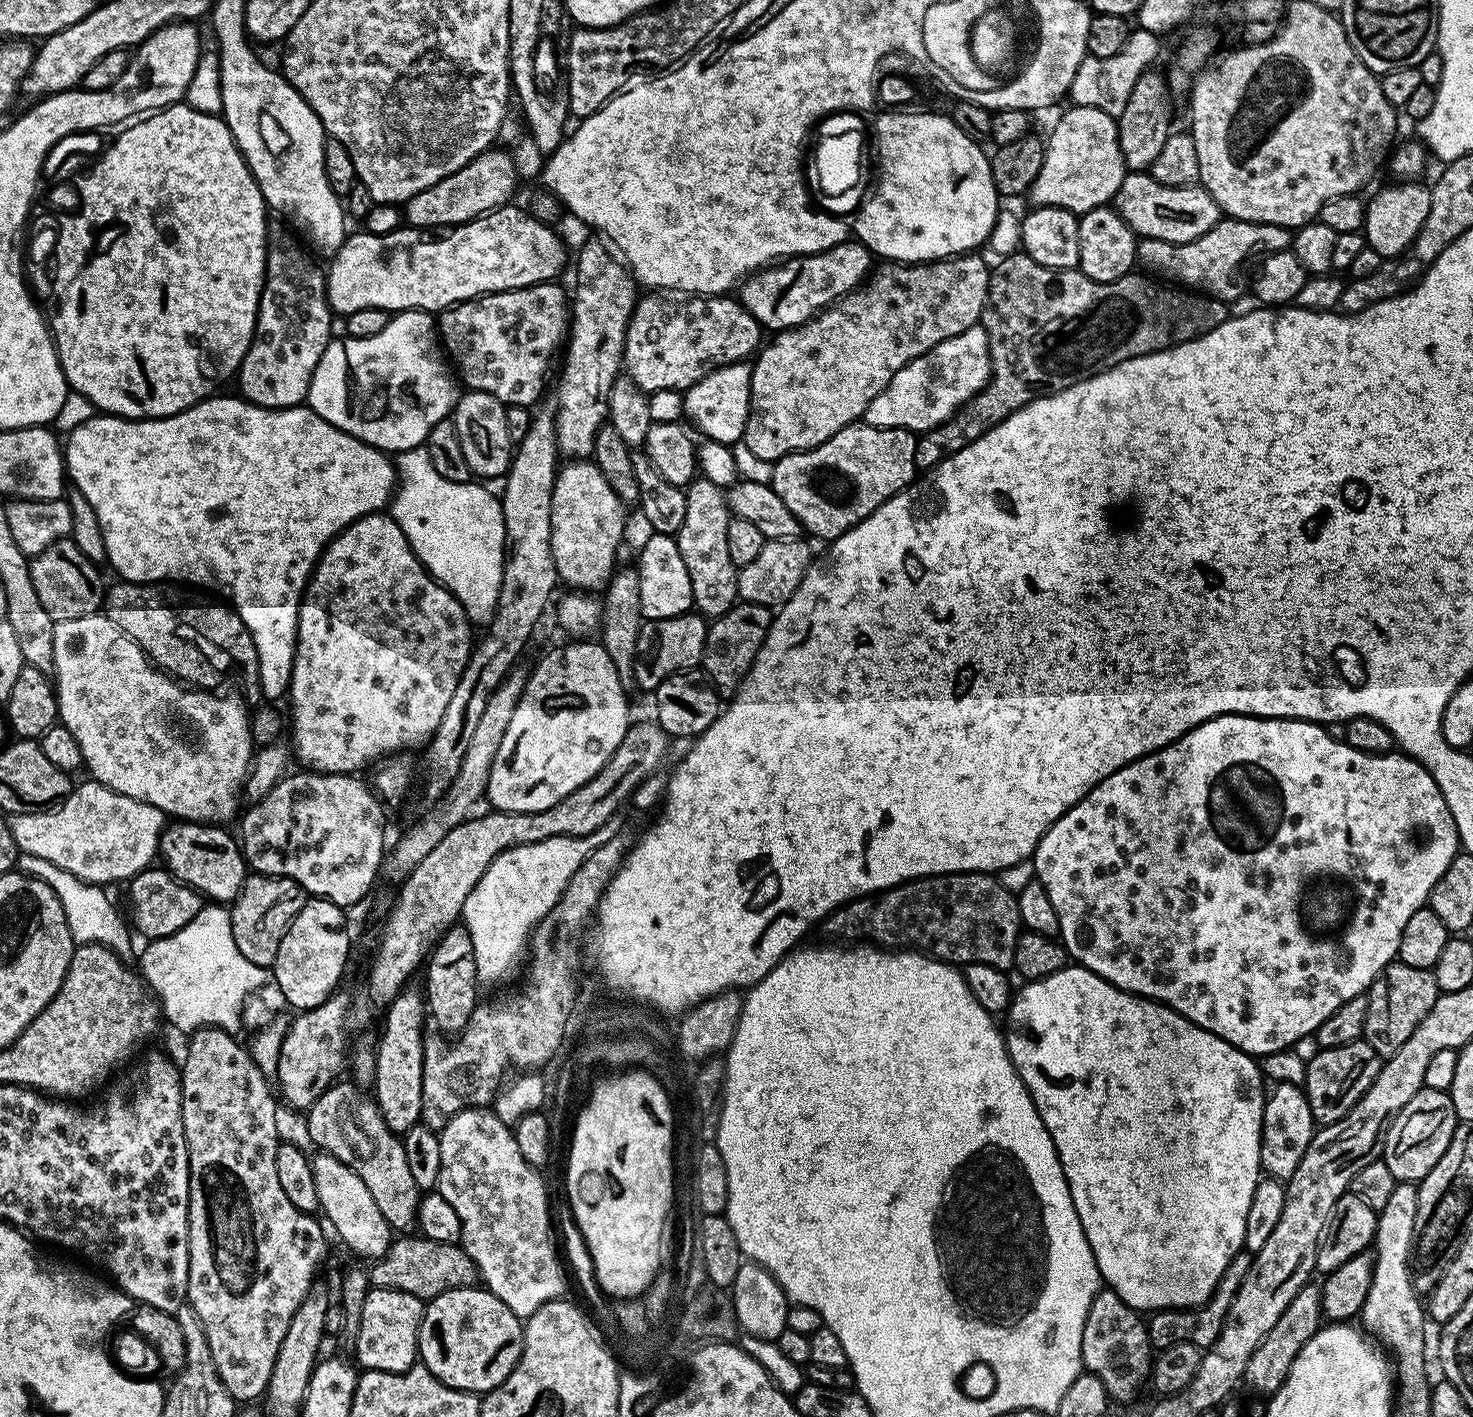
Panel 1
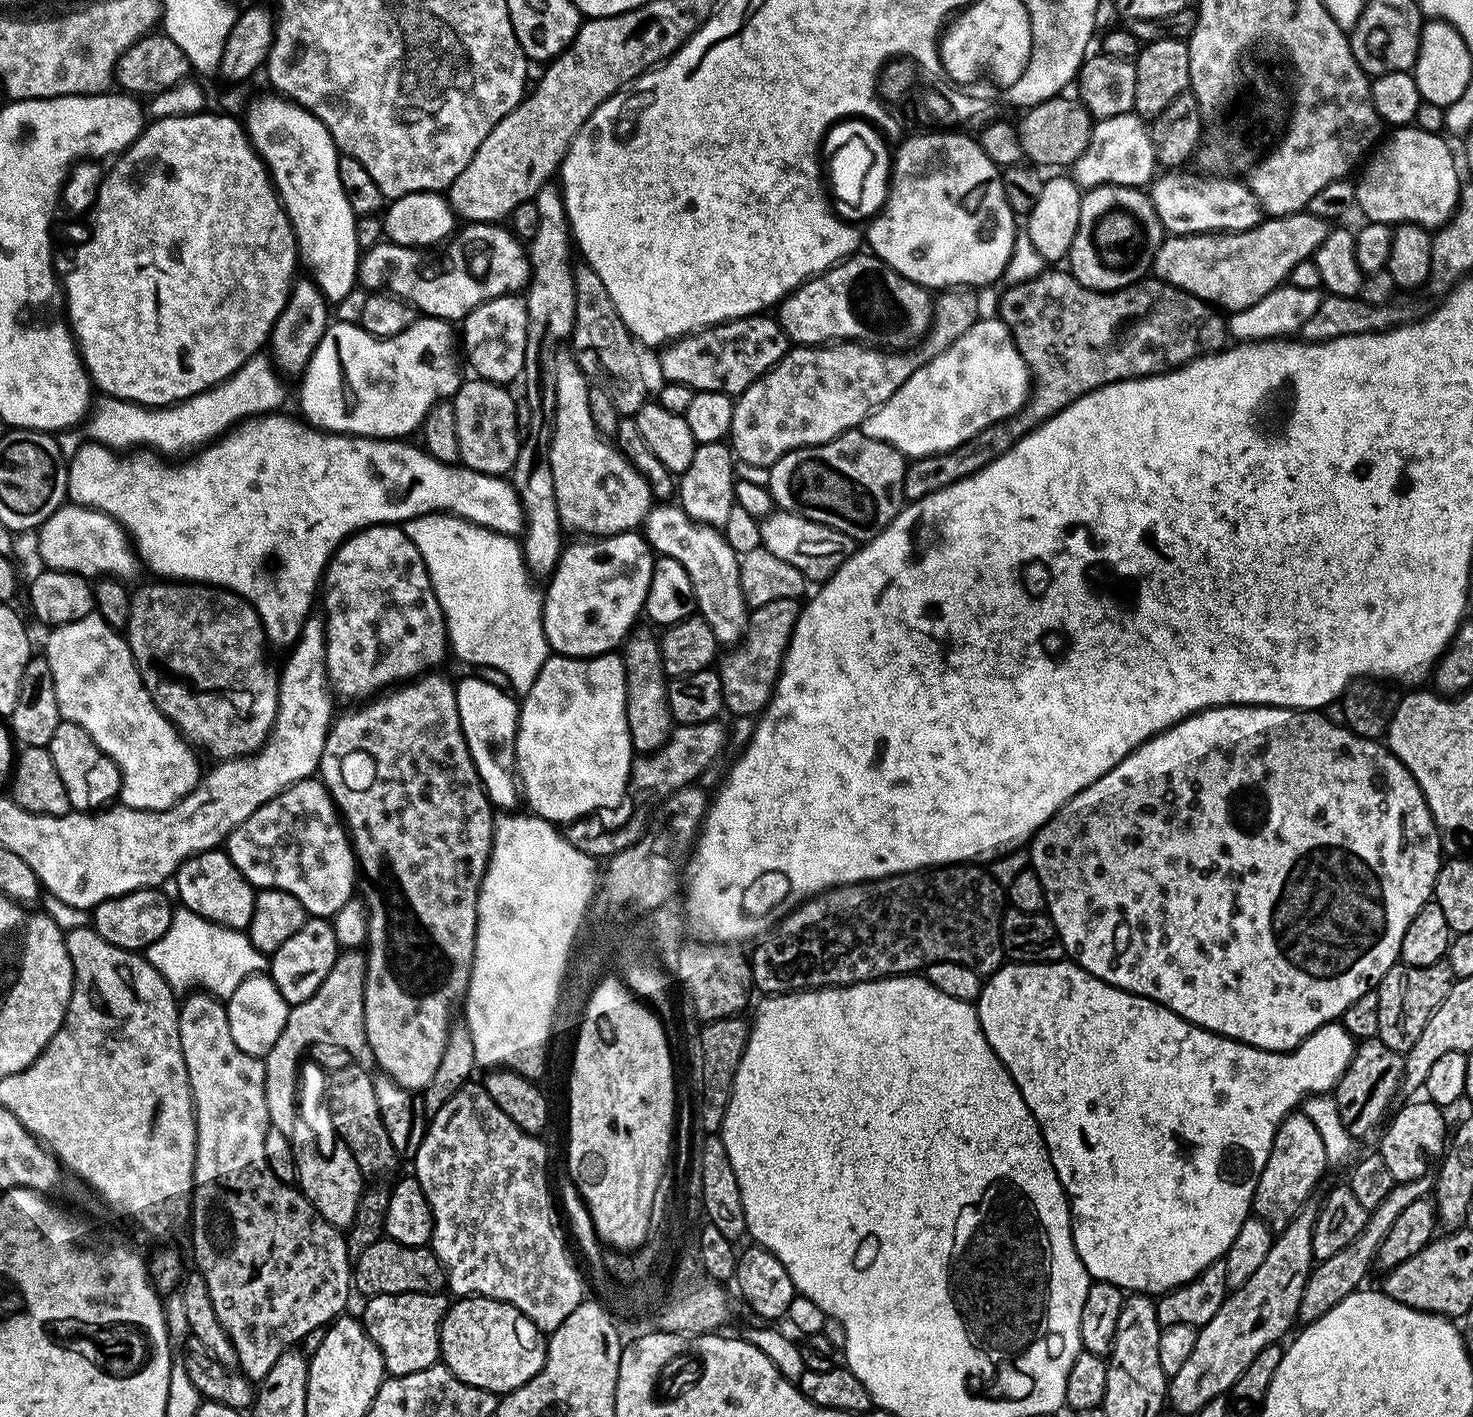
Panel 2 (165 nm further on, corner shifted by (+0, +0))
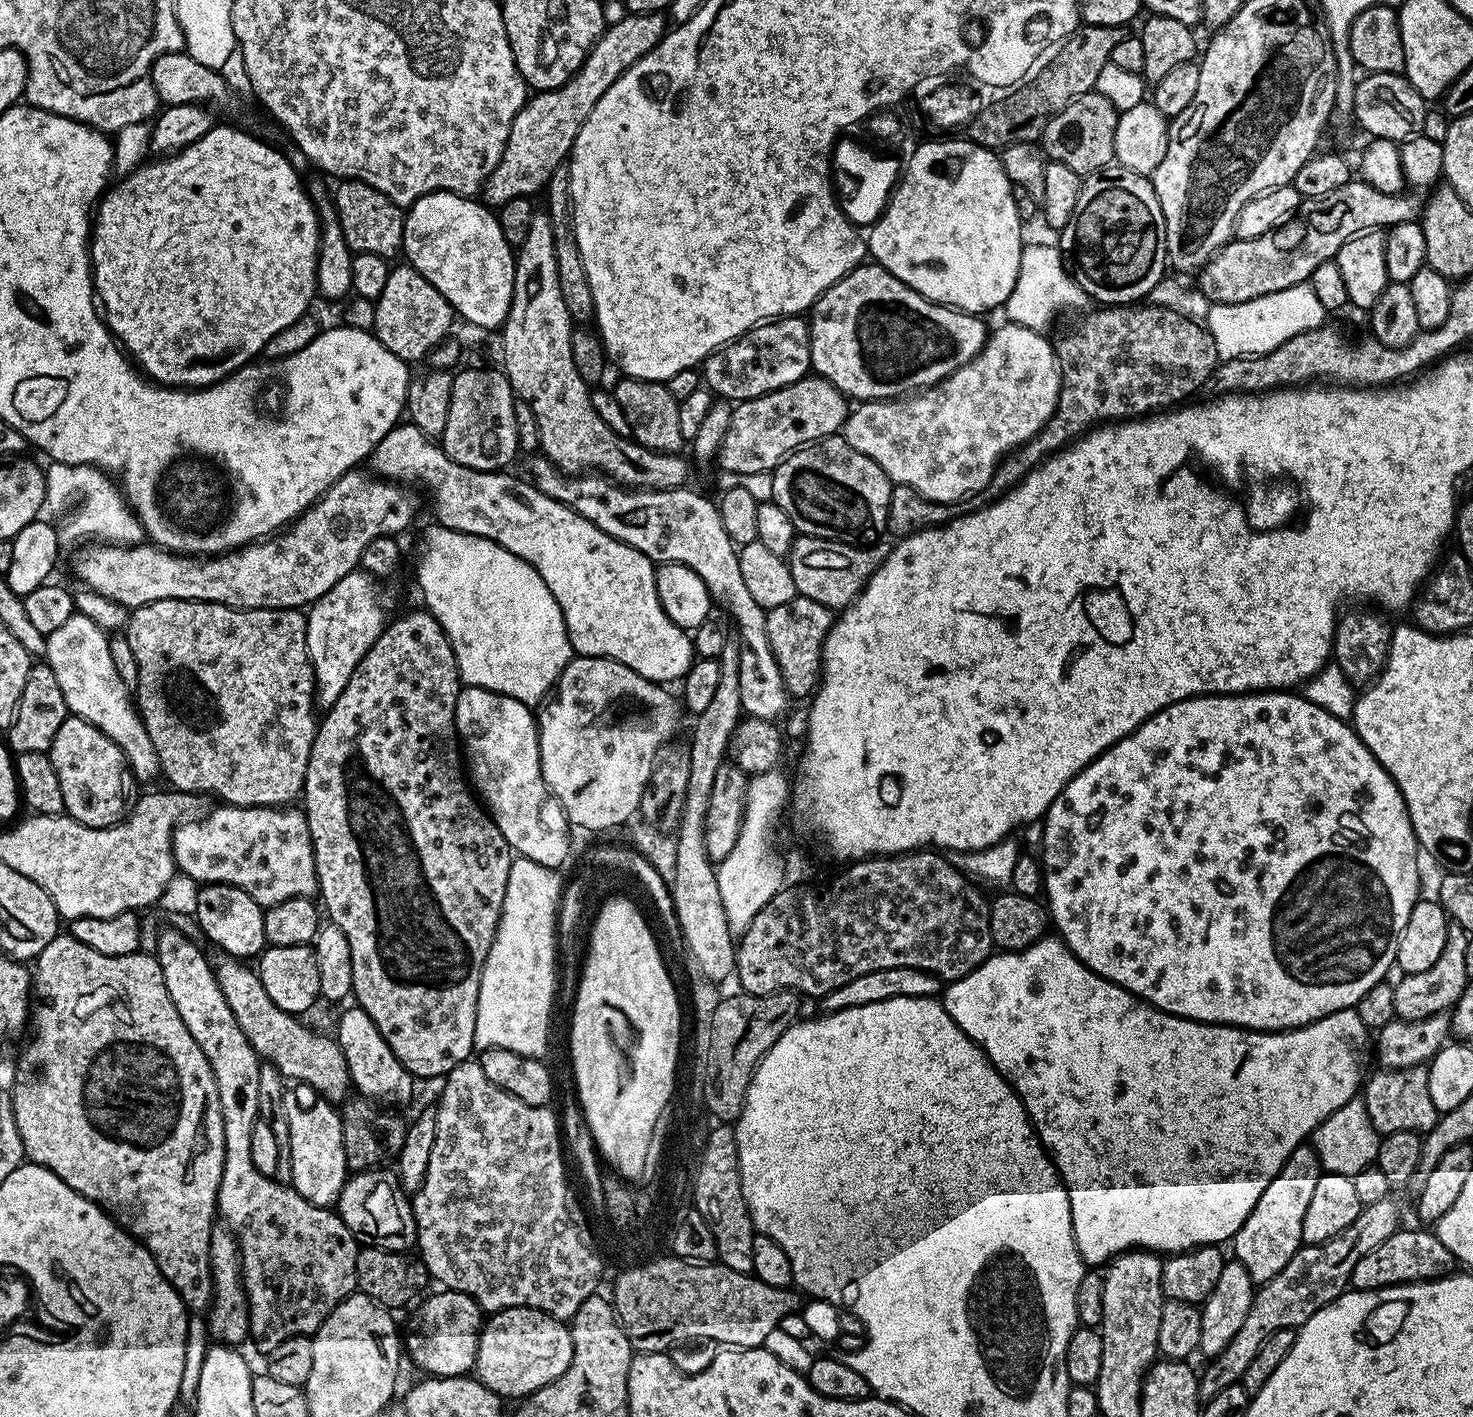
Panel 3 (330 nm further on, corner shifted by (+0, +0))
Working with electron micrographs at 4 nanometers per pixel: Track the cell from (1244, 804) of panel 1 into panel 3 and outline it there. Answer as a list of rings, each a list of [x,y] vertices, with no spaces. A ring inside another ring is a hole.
[[[1269,690],[1266,692],[1245,692],[1243,694],[1221,694],[1218,696],[1192,696],[1182,702],[1174,702],[1166,706],[1158,714],[1154,714],[1142,726],[1135,728],[1129,736],[1122,738],[1112,748],[1106,749],[1094,762],[1090,762],[1072,781],[1054,798],[1042,820],[1044,826],[1044,842],[1042,845],[1042,871],[1044,873],[1043,895],[1048,895],[1046,907],[1050,913],[1051,923],[1058,933],[1059,939],[1067,944],[1073,952],[1091,970],[1102,978],[1122,986],[1127,992],[1175,1016],[1185,1016],[1187,1020],[1202,1020],[1206,1024],[1231,1024],[1234,1028],[1246,1028],[1253,1032],[1283,1032],[1289,1028],[1302,1028],[1321,1020],[1324,1016],[1334,1014],[1343,1008],[1355,1008],[1356,1003],[1370,990],[1370,986],[1381,983],[1388,971],[1393,971],[1398,950],[1398,938],[1402,930],[1406,930],[1406,918],[1410,918],[1410,910],[1416,905],[1420,892],[1420,856],[1421,849],[1416,842],[1414,826],[1410,822],[1410,814],[1406,810],[1406,802],[1388,771],[1381,766],[1378,758],[1374,758],[1371,750],[1360,741],[1351,723],[1334,718],[1334,714],[1326,714],[1318,706],[1314,706],[1303,695],[1293,694],[1288,690]]]

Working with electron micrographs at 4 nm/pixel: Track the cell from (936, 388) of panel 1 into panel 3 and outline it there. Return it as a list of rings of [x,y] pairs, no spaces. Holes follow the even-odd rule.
[[[1004,322],[997,332],[993,331],[989,335],[988,341],[984,343],[984,348],[969,364],[954,370],[954,374],[950,374],[944,380],[939,380],[937,384],[931,384],[928,388],[919,389],[895,400],[869,400],[857,403],[848,413],[848,421],[844,424],[842,435],[845,440],[850,442],[850,446],[854,446],[854,450],[858,450],[862,454],[866,454],[866,458],[878,462],[878,466],[882,466],[882,470],[888,475],[893,485],[910,486],[923,494],[925,500],[932,500],[935,504],[956,504],[963,496],[968,496],[971,492],[983,493],[991,484],[992,476],[1001,460],[1026,443],[1031,436],[1041,432],[1048,425],[1049,418],[1056,413],[1056,403],[1060,397],[1060,359],[1056,357],[1053,341],[1051,339],[1048,341],[1046,337],[1047,335],[1038,333],[1032,328]]]

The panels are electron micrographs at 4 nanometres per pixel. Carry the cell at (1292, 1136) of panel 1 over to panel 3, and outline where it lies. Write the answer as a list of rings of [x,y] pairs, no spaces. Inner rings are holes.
[[[1307,1143],[1299,1144],[1286,1158],[1282,1170],[1262,1190],[1262,1198],[1254,1202],[1254,1210],[1242,1222],[1235,1236],[1230,1241],[1231,1255],[1242,1266],[1246,1266],[1246,1274],[1250,1274],[1253,1285],[1268,1284],[1274,1274],[1294,1258],[1294,1254],[1304,1244],[1302,1238],[1302,1218],[1306,1218],[1306,1209],[1310,1198],[1314,1194],[1314,1185],[1322,1175],[1320,1160],[1316,1156],[1315,1148]]]

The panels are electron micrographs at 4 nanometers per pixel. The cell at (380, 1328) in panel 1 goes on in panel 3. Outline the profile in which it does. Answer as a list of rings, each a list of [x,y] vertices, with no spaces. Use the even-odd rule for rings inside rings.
[[[436,1290],[420,1308],[416,1329],[406,1336],[406,1352],[418,1367],[432,1378],[466,1376],[476,1367],[478,1342],[482,1327],[480,1303],[470,1294],[451,1290]]]

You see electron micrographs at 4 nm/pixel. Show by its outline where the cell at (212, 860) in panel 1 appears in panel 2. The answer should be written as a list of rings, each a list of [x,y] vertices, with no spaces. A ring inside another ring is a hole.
[[[213,850],[189,856],[180,864],[174,877],[175,884],[176,892],[180,895],[179,903],[194,914],[212,920],[216,924],[222,924],[225,928],[247,929],[254,914],[256,892],[248,883],[248,879],[234,866],[227,851]]]

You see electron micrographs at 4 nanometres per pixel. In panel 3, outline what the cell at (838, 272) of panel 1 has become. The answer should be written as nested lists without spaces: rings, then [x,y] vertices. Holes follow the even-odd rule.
[[[865,262],[861,264],[860,267],[856,268],[854,271],[845,274],[843,278],[841,278],[841,280],[837,282],[837,284],[827,288],[826,291],[822,293],[822,295],[820,295],[818,299],[816,299],[816,303],[813,304],[810,309],[808,329],[810,330],[810,358],[812,359],[811,371],[815,373],[815,375],[821,376],[822,379],[829,380],[830,383],[832,383],[834,387],[837,388],[839,392],[841,392],[841,394],[843,394],[843,396],[847,396],[851,398],[853,401],[867,402],[869,400],[895,400],[899,397],[909,395],[919,389],[928,388],[931,384],[937,384],[939,380],[944,380],[950,374],[954,374],[954,370],[958,370],[962,366],[966,366],[967,364],[969,364],[969,362],[971,362],[974,359],[974,357],[977,356],[978,353],[984,348],[984,343],[988,341],[990,335],[989,329],[984,329],[984,324],[980,320],[983,319],[981,319],[979,315],[973,314],[971,312],[962,312],[955,308],[948,307],[947,304],[936,304],[932,300],[927,300],[925,296],[923,296],[922,294],[918,294],[910,286],[906,286],[905,284],[903,284],[903,282],[901,282],[898,278],[894,278],[894,274],[890,274],[886,271],[885,268],[880,267],[879,264],[875,262]]]

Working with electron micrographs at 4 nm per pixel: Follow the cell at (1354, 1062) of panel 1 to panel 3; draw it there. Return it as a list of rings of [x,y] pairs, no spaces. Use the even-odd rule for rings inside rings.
[[[1427,1067],[1386,1068],[1374,1072],[1367,1077],[1366,1083],[1363,1085],[1362,1099],[1366,1106],[1366,1114],[1376,1132],[1384,1136],[1395,1132],[1423,1134],[1435,1126],[1438,1113],[1430,1098]]]

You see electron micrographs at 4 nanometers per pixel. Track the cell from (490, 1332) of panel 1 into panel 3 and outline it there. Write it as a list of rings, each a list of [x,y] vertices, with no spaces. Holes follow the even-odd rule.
[[[504,1308],[483,1321],[474,1376],[501,1398],[523,1398],[566,1374],[573,1354],[572,1330],[565,1321],[537,1308]]]

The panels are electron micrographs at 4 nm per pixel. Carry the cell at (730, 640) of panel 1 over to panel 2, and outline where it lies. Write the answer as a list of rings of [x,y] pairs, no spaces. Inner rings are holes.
[[[778,598],[778,602],[766,602],[749,611],[744,639],[731,650],[725,651],[728,653],[725,656],[723,653],[718,660],[724,707],[729,713],[732,711],[736,716],[753,715],[752,717],[763,713],[772,696],[772,690],[776,687],[780,663],[784,661],[784,651],[788,648],[801,607],[800,600]]]

